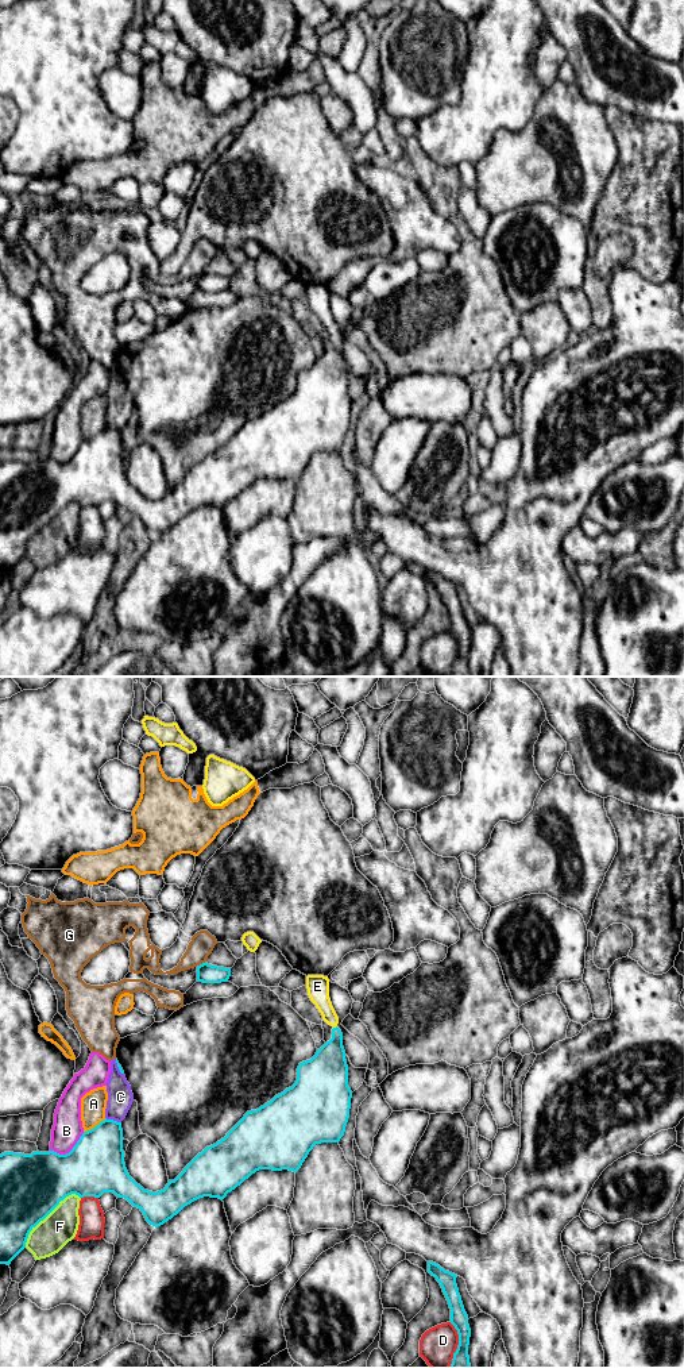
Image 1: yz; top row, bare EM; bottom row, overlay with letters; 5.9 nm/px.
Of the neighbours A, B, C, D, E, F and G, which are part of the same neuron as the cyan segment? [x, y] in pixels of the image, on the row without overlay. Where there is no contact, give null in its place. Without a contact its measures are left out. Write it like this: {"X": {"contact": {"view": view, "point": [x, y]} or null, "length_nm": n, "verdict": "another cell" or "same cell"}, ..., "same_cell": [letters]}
{"A": {"contact": {"view": "yz", "point": [95, 435]}, "length_nm": 160, "verdict": "another cell"}, "B": {"contact": {"view": "yz", "point": [70, 459]}, "length_nm": 240, "verdict": "another cell"}, "C": {"contact": {"view": "yz", "point": [114, 430]}, "length_nm": 100, "verdict": "another cell"}, "D": {"contact": {"view": "yz", "point": [459, 652]}, "length_nm": 280, "verdict": "another cell"}, "E": {"contact": {"view": "yz", "point": [336, 335]}, "length_nm": 30, "verdict": "same cell"}, "F": {"contact": {"view": "yz", "point": [47, 523]}, "length_nm": 440, "verdict": "another cell"}, "G": {"contact": {"view": "yz", "point": [200, 273]}, "length_nm": 60, "verdict": "another cell"}, "same_cell": ["E"]}

